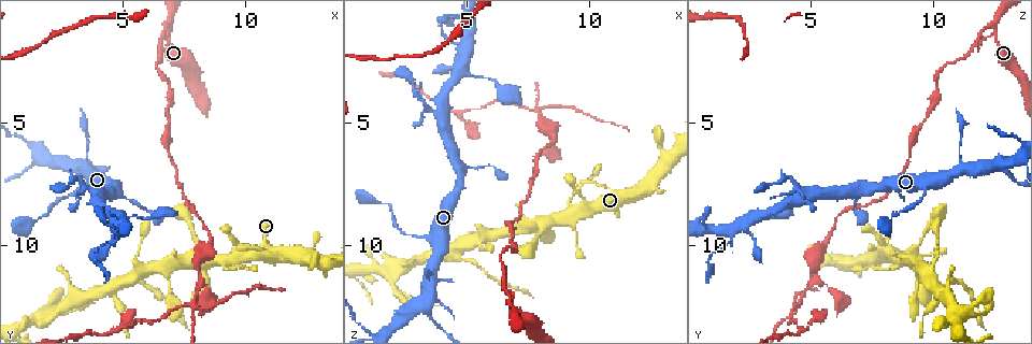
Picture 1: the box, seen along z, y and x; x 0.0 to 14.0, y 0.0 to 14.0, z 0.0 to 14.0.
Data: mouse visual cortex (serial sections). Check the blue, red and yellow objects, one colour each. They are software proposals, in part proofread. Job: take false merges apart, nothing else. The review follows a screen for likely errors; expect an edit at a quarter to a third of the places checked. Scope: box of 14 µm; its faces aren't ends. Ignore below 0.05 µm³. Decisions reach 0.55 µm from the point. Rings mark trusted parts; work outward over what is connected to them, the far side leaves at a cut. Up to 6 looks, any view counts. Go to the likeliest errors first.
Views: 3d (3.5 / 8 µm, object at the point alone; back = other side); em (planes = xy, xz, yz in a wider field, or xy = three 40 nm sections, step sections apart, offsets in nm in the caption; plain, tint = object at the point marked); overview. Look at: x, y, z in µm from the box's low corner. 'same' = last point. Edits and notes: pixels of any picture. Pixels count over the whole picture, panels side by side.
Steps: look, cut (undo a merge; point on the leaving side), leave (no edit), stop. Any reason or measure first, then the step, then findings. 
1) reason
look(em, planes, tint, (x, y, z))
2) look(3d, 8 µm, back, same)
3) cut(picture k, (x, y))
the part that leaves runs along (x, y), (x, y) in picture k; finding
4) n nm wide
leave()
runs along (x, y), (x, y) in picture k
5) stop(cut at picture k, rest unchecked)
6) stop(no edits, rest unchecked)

a fork
look(3d, 8 µm, (6.9, 1.2, 12.4))

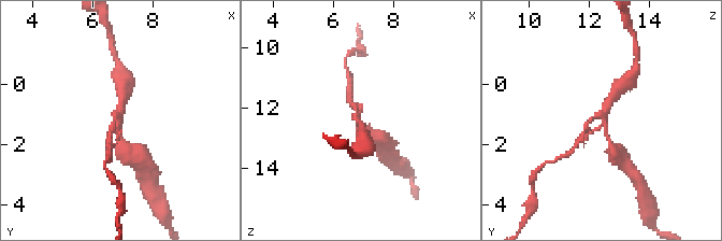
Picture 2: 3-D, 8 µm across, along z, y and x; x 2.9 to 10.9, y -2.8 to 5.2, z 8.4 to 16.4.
shape alone is not enough
look(em, xy, step 1, tint, (6.8, 1.1, 12.4))

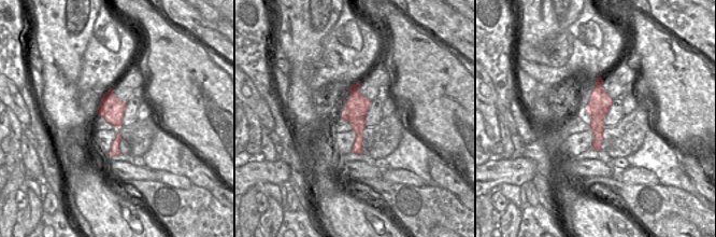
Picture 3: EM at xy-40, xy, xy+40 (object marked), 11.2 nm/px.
leave()
runs along (363, 131), (350, 101) in picture 2; continuous, no second cell

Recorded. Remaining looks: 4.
sudden change in width
look(3d, 3.5 µm, back, (3.3, 7.6, 9.7))

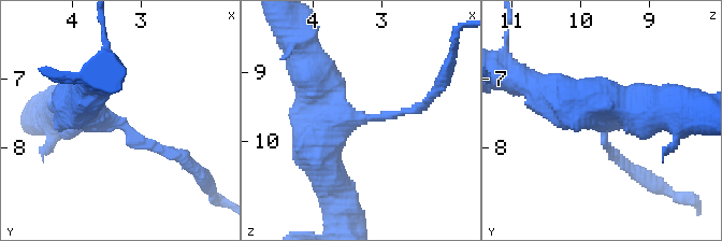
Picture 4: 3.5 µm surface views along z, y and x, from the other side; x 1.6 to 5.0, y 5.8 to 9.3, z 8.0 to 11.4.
arms of 100, 500 nm
look(em, xy, step 3, tint, (3.30, 7.70, 9.65))

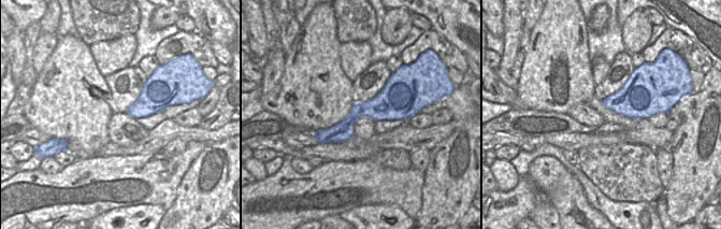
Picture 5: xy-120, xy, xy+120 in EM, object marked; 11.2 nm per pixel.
280 nm wide
leave()
runs along (77, 104), (181, 157) in picture 4; continuous, no second cell

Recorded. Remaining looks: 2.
sudden change in width
look(3d, 3.5 µm, (4.9, 9.4, 1.8))

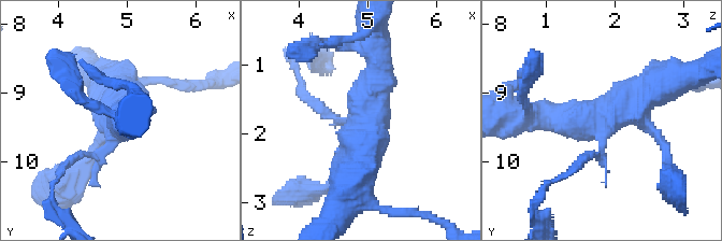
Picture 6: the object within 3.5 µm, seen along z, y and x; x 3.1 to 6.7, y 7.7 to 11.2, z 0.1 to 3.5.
look(em, planes, tint, (4.90, 9.45, 1.85))

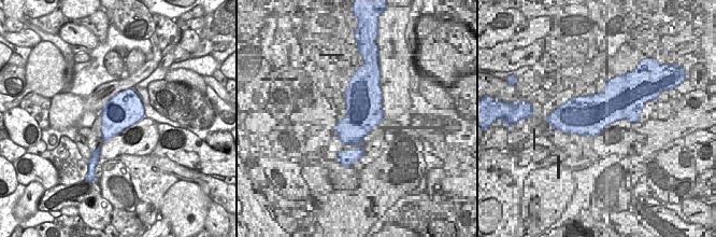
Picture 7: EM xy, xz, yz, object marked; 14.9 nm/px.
cut(picture 6, (315, 104))
the part that leaves runs along (345, 122), (299, 88), (292, 60) in picture 6; a second cell is stuck on

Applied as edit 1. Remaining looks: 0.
stop(cut at picture 6, rest unchecked)

